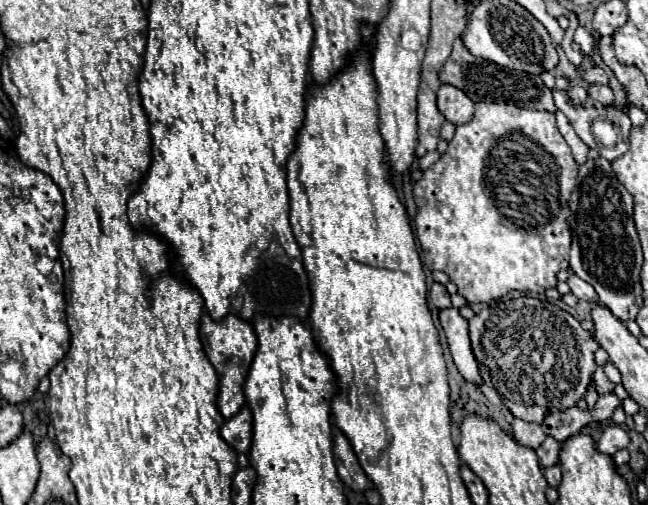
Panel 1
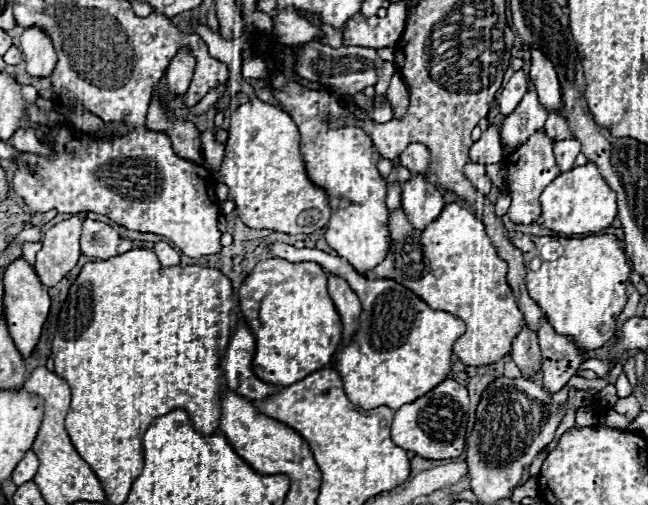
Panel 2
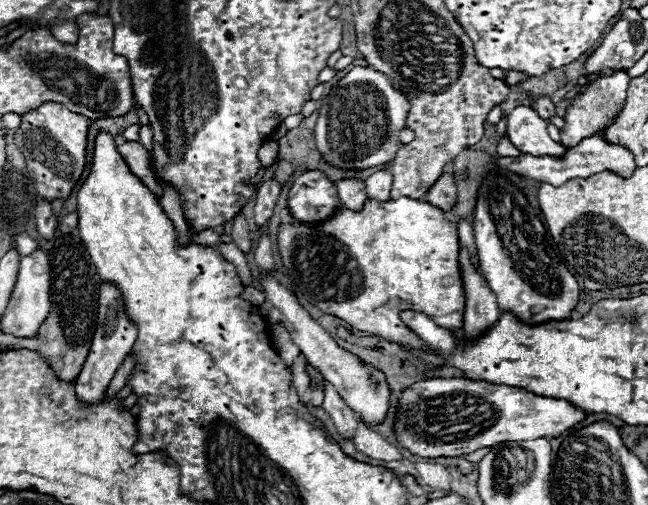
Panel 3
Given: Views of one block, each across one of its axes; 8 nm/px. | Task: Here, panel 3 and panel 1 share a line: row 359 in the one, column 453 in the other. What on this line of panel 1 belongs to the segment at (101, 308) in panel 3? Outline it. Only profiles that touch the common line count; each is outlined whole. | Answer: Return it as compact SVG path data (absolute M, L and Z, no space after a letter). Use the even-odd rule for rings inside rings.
M442 84L438 90L438 110L448 122L452 122L454 126L460 126L472 120L474 102L458 88Z

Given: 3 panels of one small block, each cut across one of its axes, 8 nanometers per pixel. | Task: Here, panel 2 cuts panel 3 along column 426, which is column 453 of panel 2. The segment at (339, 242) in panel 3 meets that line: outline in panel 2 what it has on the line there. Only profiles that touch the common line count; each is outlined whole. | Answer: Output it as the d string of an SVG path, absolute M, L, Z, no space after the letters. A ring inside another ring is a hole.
M446 204L436 222L418 232L402 210L390 212L392 246L384 262L368 276L390 278L410 288L432 310L450 312L466 324L466 334L454 344L454 354L466 366L488 366L512 350L512 340L520 334L524 314L518 310L514 294L506 282L508 264L498 256L484 224L460 204Z

